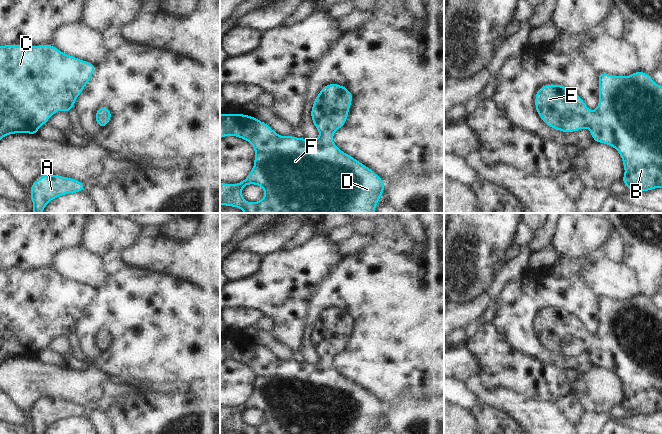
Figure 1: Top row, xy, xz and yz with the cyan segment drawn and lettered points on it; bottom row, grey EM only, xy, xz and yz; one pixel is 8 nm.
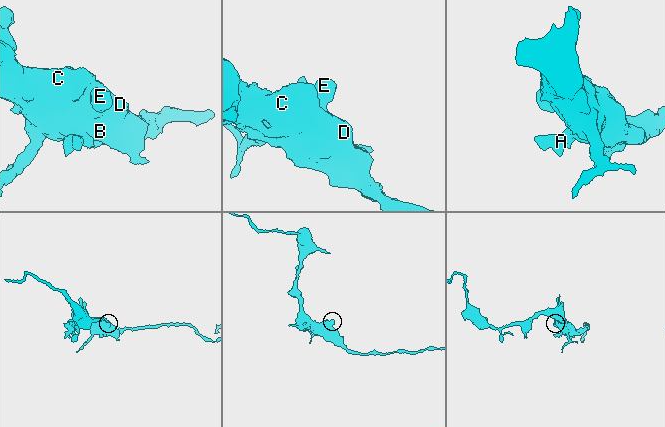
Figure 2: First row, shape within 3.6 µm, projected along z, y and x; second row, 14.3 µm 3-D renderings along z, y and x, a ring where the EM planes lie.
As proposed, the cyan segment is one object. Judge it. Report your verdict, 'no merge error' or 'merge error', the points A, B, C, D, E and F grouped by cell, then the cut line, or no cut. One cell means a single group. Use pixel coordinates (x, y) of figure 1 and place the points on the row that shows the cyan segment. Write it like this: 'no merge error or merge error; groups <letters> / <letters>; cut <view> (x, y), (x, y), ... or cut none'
no merge error; groups A B C D E F; cut none

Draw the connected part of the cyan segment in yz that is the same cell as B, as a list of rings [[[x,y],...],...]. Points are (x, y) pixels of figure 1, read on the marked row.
[[[641,70],[634,72],[629,76],[613,76],[598,72],[598,81],[599,104],[593,112],[587,108],[584,100],[580,96],[575,94],[566,86],[558,84],[546,84],[535,93],[535,110],[541,120],[552,129],[557,129],[563,133],[572,133],[583,128],[588,128],[591,132],[593,141],[597,143],[604,143],[615,148],[621,156],[625,169],[625,173],[621,181],[627,186],[629,192],[646,192],[655,188],[662,188],[662,86],[656,84],[649,74],[646,74]]]

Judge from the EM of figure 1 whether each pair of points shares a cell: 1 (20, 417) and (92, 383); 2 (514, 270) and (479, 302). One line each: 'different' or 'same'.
1: different
2: different

